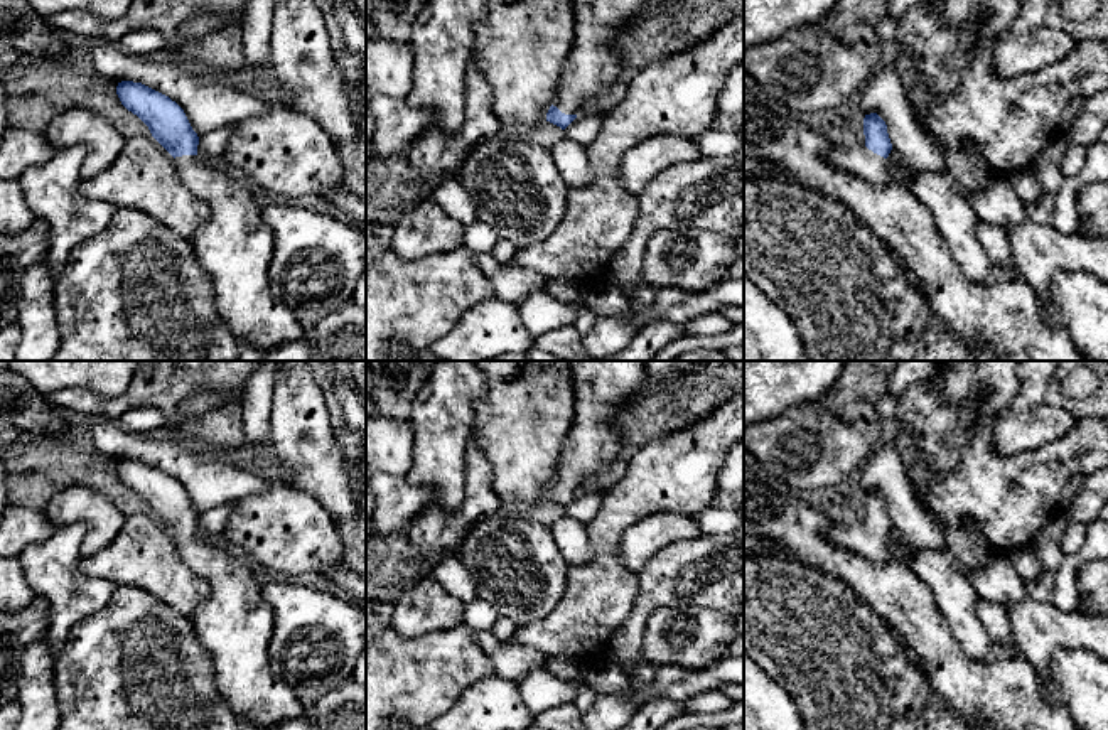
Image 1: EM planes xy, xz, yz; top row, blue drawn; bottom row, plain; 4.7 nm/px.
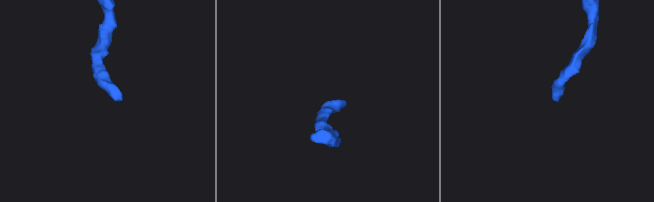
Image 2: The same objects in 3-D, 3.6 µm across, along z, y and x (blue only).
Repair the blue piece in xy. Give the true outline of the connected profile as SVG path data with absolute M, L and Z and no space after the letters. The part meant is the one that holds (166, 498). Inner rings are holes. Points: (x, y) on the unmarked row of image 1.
M133 459L118 460L116 472L174 534L180 558L211 588L192 622L201 646L212 658L216 690L233 715L265 730L307 717L309 708L297 693L270 669L273 610L261 597L253 565L197 533L199 514L169 474Z

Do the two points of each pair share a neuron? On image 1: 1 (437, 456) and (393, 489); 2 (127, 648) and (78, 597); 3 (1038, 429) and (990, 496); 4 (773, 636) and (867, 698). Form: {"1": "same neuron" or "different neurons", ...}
{"1": "different neurons", "2": "different neurons", "3": "different neurons", "4": "same neuron"}

